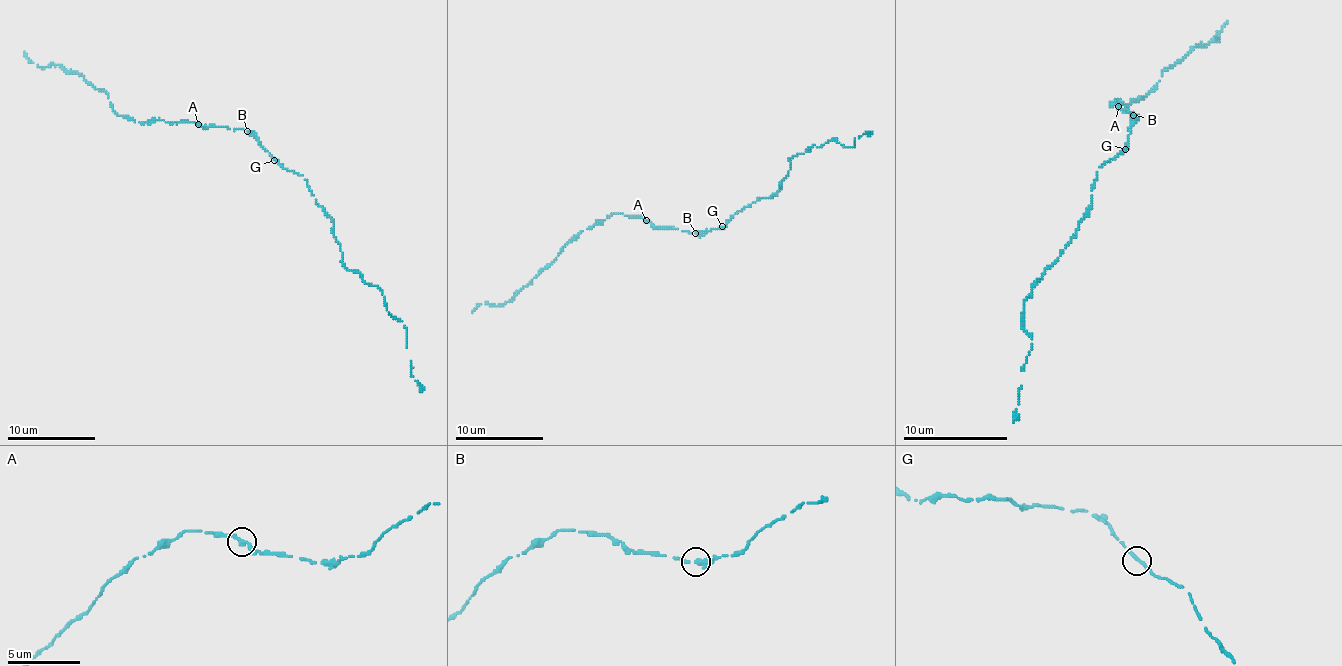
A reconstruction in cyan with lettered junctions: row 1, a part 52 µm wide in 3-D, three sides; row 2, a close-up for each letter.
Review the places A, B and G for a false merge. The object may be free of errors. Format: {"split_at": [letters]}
{"split_at": []}

